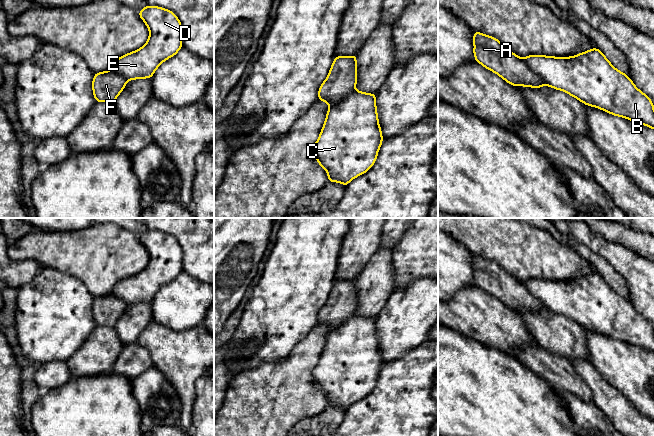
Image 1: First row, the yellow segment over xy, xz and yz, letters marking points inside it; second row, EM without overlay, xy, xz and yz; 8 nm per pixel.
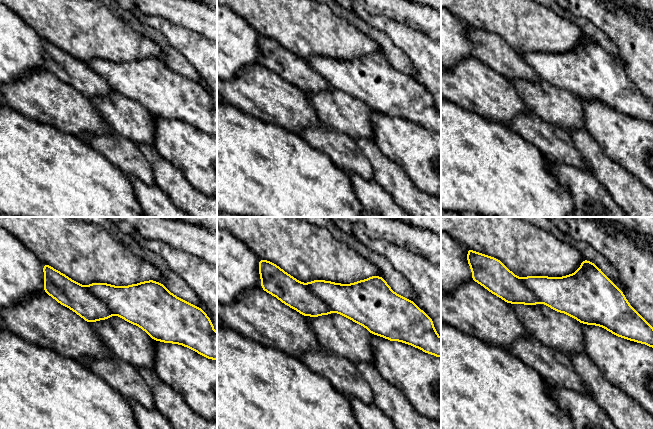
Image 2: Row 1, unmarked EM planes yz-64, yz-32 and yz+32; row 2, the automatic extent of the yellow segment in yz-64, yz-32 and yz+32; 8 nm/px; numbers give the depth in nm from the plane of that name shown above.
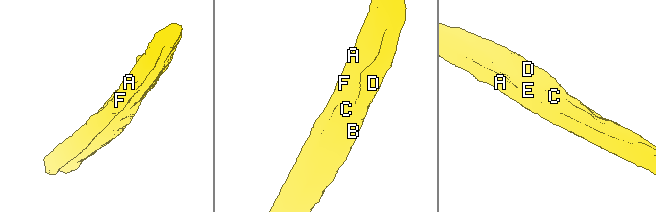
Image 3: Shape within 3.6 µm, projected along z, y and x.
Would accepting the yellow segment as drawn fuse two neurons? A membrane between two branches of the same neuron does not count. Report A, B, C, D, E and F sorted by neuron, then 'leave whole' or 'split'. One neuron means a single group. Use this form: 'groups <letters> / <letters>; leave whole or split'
groups A F / B C D E; split

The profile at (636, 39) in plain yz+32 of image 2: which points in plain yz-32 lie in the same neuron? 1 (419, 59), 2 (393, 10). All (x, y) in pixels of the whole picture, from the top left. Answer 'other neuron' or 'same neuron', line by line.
1: same neuron
2: other neuron

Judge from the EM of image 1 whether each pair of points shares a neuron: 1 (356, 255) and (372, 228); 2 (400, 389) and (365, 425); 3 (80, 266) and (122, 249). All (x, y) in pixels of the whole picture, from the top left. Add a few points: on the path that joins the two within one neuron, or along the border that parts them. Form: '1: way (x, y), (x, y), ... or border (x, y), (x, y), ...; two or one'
1: way (357, 248), (365, 235); one
2: way (392, 398), (374, 416); one
3: way (90, 256), (112, 252); one

